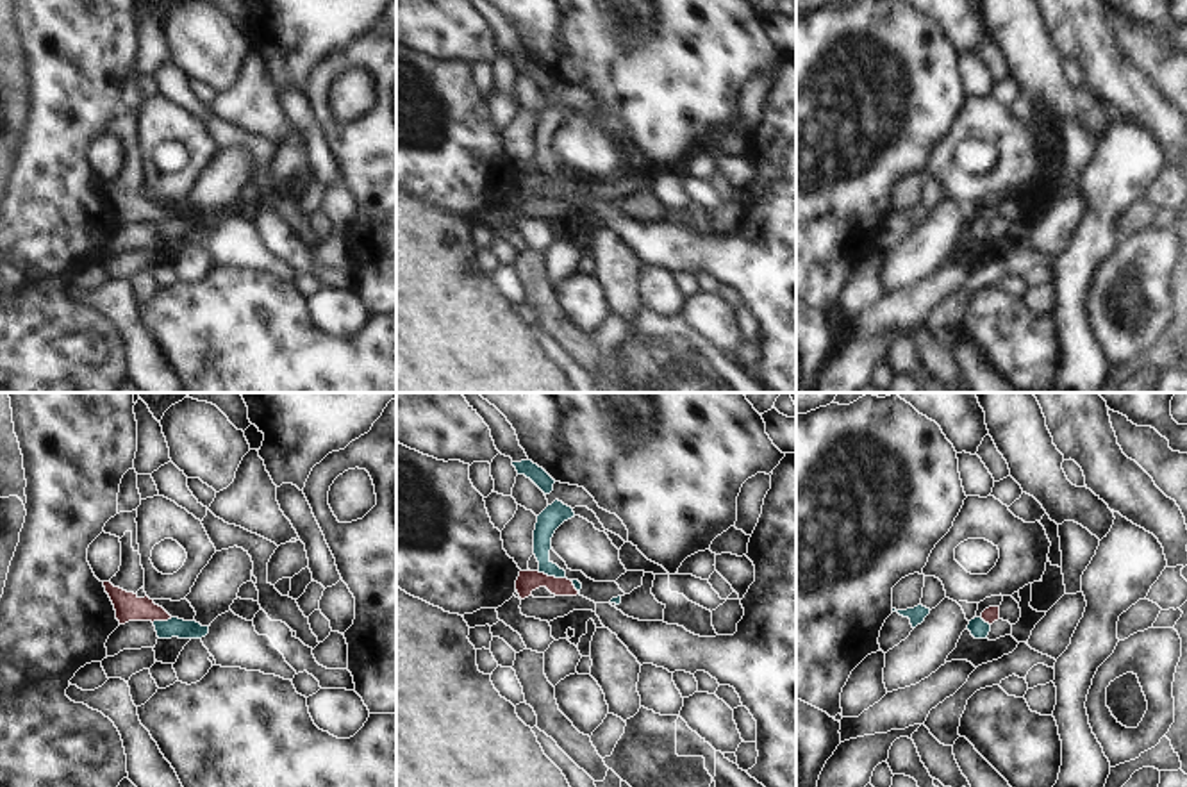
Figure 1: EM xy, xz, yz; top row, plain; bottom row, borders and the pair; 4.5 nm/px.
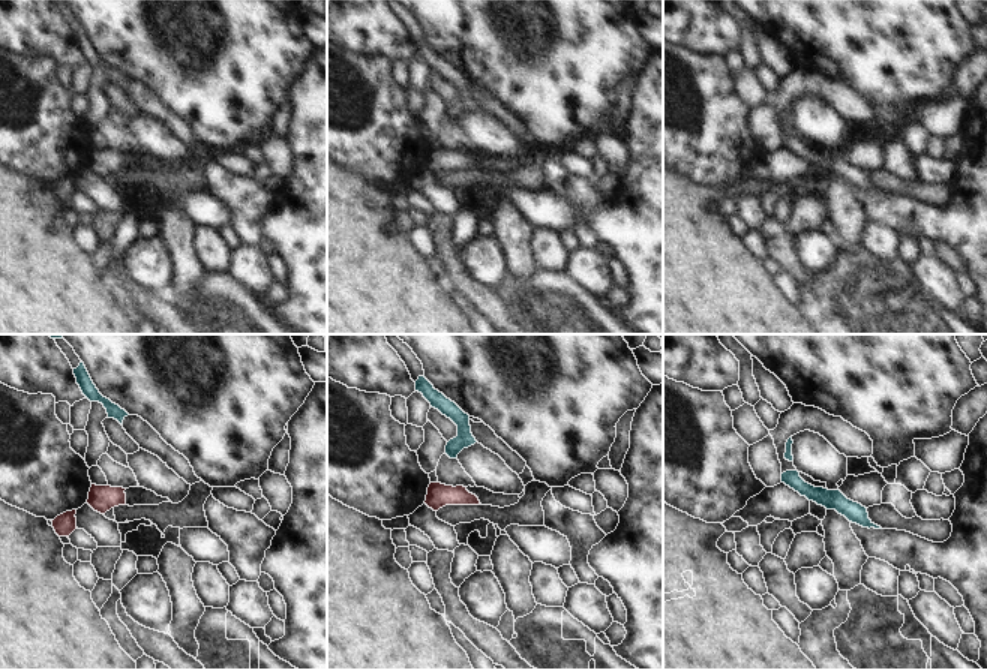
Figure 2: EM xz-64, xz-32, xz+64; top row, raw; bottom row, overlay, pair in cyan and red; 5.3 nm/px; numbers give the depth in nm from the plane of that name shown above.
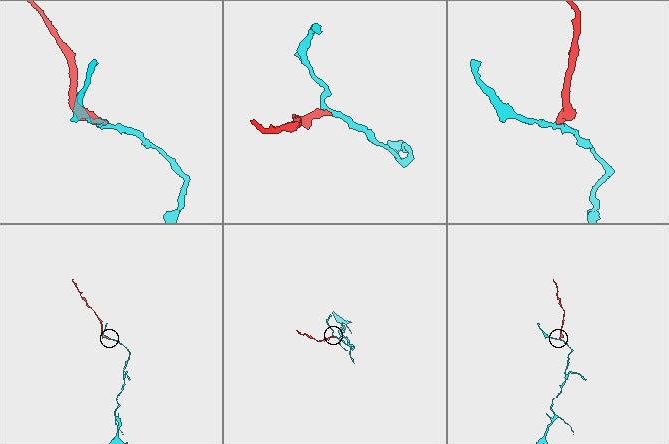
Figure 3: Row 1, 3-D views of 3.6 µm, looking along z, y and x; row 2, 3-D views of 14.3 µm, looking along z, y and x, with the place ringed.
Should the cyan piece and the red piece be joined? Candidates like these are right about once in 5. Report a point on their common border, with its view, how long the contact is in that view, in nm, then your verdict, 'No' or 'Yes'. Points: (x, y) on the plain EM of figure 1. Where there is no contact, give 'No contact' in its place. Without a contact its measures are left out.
Touches cyan at xz (552, 175). Shared border 130 nm. No

